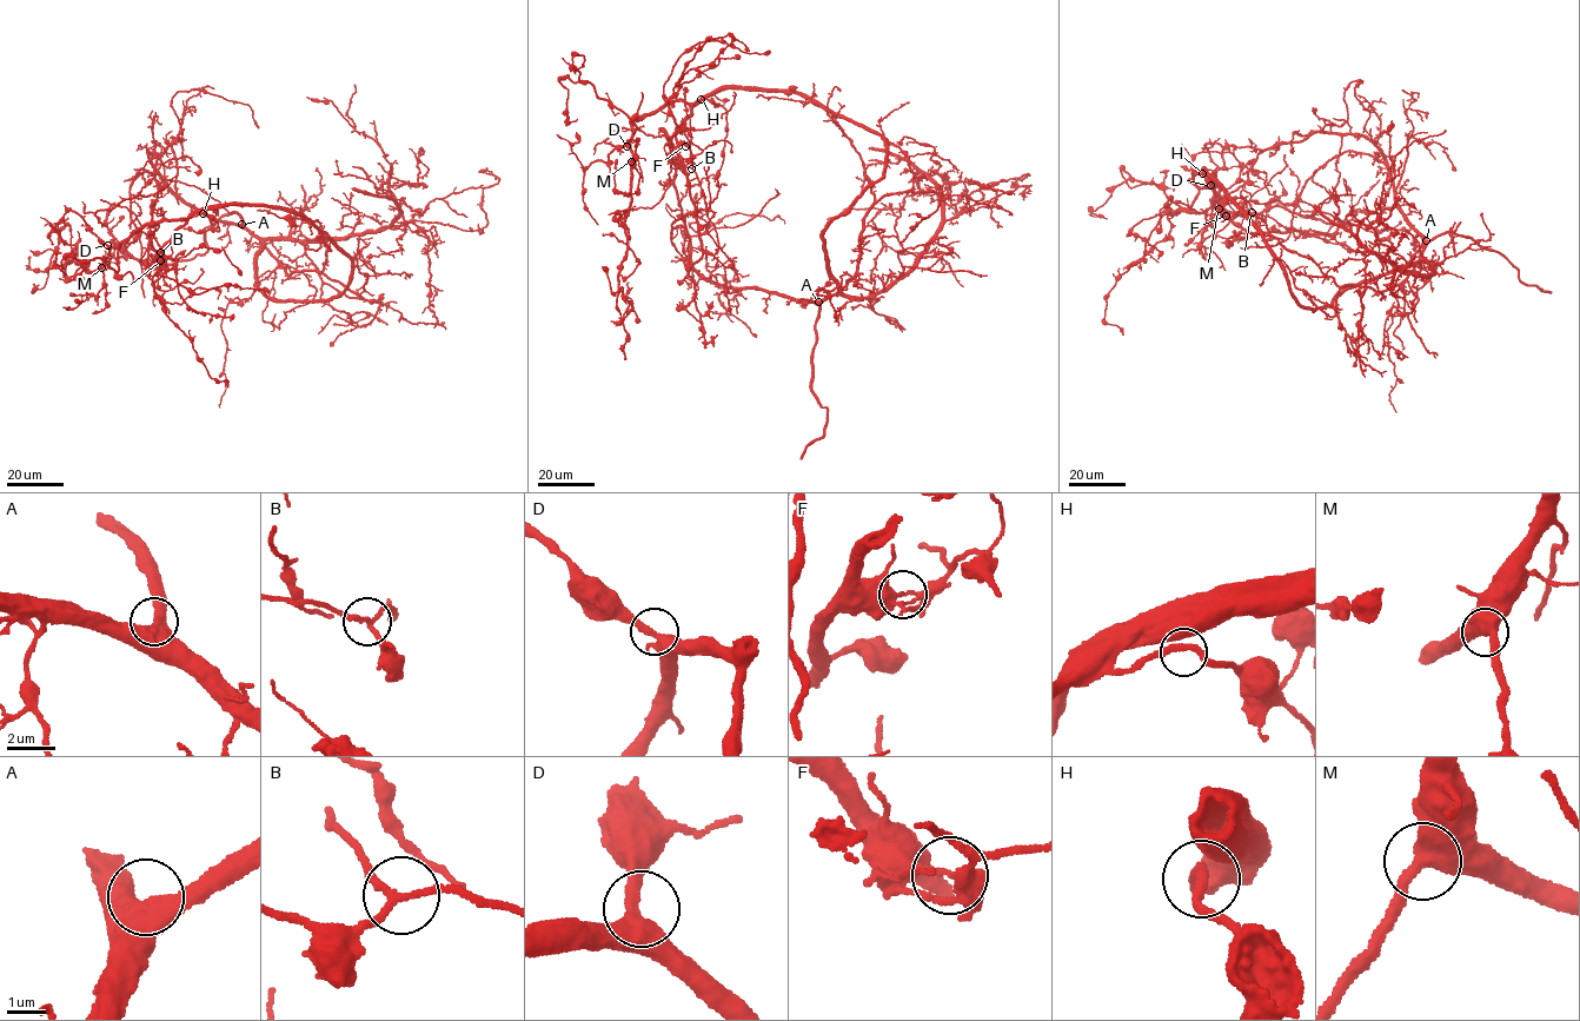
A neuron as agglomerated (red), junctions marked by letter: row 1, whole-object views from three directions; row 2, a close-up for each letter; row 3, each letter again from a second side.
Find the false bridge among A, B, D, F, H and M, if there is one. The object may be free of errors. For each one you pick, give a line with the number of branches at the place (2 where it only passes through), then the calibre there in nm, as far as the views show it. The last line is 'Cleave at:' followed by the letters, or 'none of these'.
F: branches 2; calibre 130 nm
Cleave at: F

